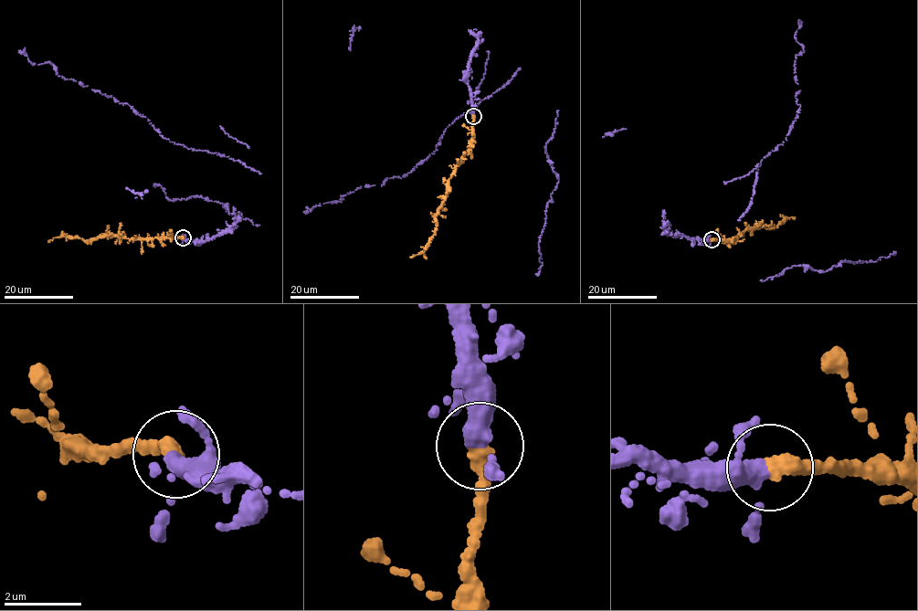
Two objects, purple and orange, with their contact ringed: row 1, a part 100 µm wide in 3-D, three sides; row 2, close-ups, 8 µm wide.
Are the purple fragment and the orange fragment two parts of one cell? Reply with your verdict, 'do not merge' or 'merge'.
merge

